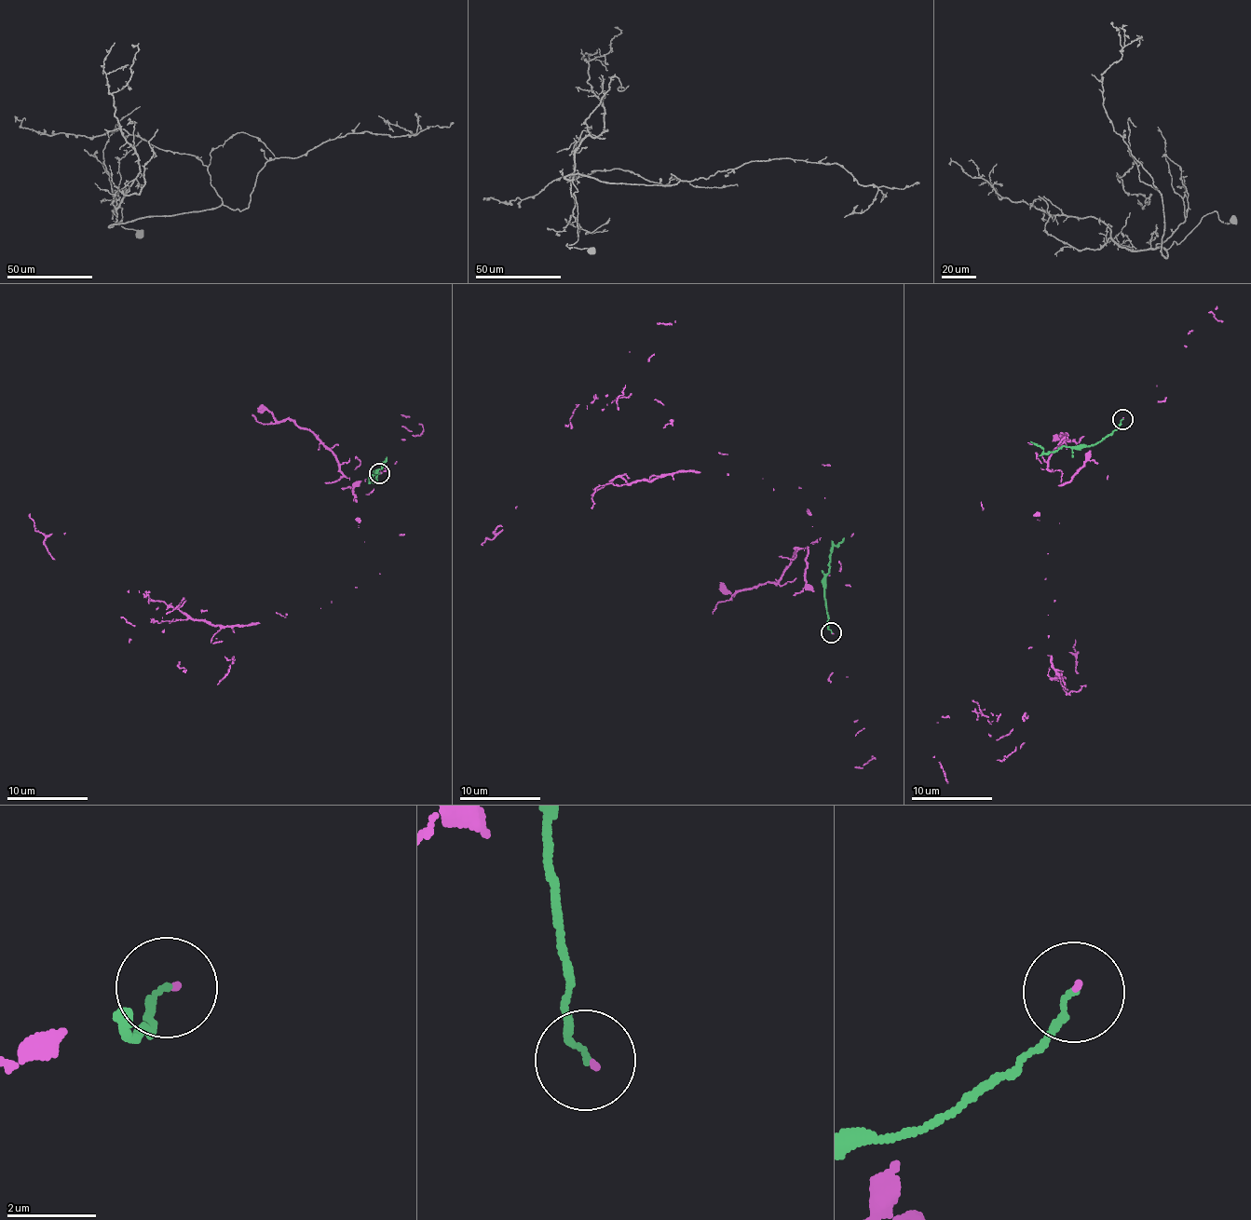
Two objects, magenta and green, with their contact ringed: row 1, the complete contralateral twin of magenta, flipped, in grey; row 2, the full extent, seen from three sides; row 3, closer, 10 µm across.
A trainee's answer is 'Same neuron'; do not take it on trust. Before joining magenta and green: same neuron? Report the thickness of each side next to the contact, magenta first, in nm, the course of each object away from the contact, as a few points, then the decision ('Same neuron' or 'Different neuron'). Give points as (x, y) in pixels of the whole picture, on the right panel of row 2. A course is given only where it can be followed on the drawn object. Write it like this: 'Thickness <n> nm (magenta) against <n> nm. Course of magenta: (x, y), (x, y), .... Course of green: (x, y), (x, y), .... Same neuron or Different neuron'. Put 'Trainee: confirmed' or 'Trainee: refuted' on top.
Trainee: refuted
Thickness 60 nm (magenta) against 140 nm. Course of magenta: (1122, 418), (1037, 516), (1059, 523), (1060, 676), (991, 721), (972, 701), (942, 716), (947, 782). Course of green: (1122, 418), (1108, 436), (1089, 445), (1060, 446), (1045, 453), (1030, 441). Different neuron

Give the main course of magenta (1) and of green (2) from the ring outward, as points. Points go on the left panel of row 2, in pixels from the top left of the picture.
1: (380, 473), (354, 486), (357, 587), (247, 626), (161, 616), (184, 599), (206, 611), (232, 657), (217, 684)
2: (380, 473), (373, 481), (374, 469), (376, 470), (386, 456)

